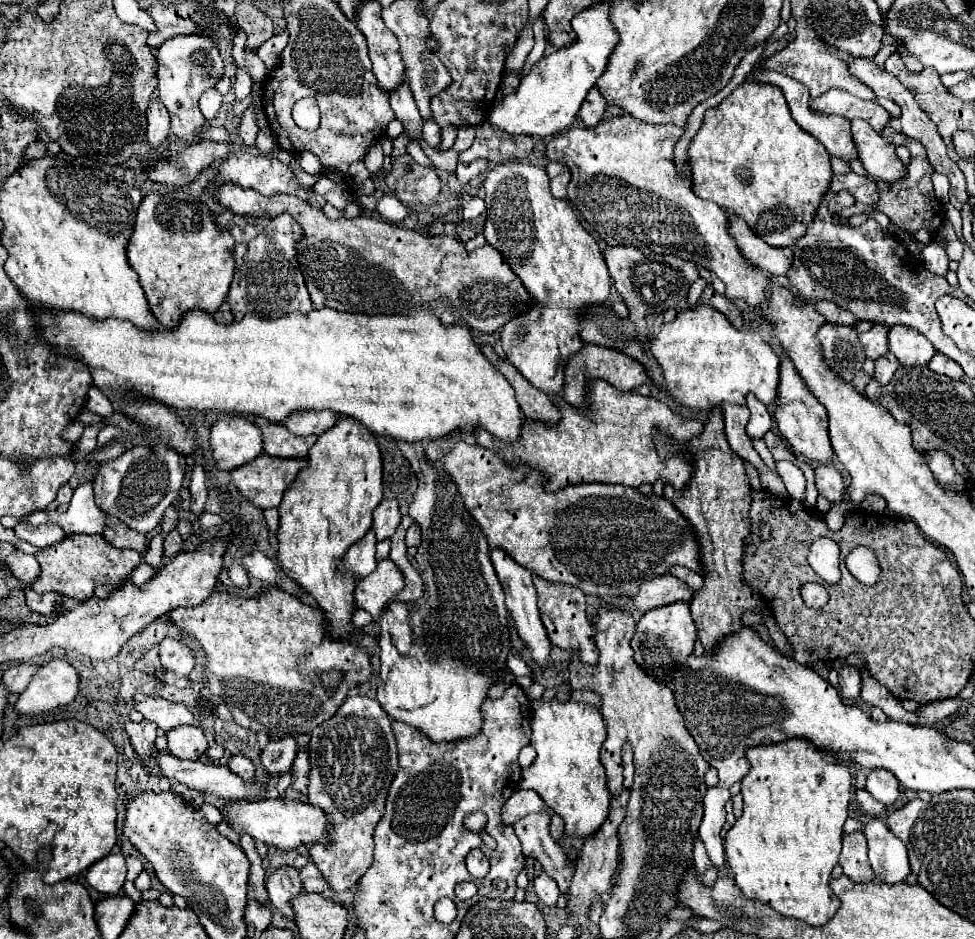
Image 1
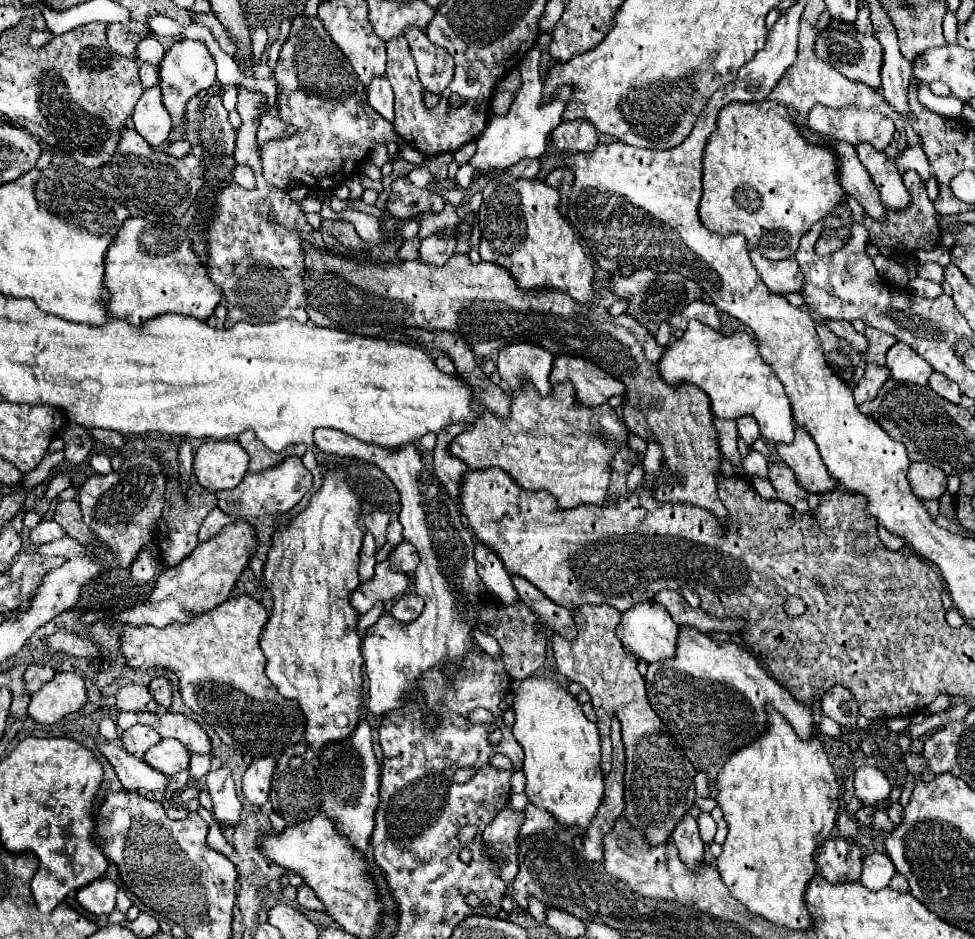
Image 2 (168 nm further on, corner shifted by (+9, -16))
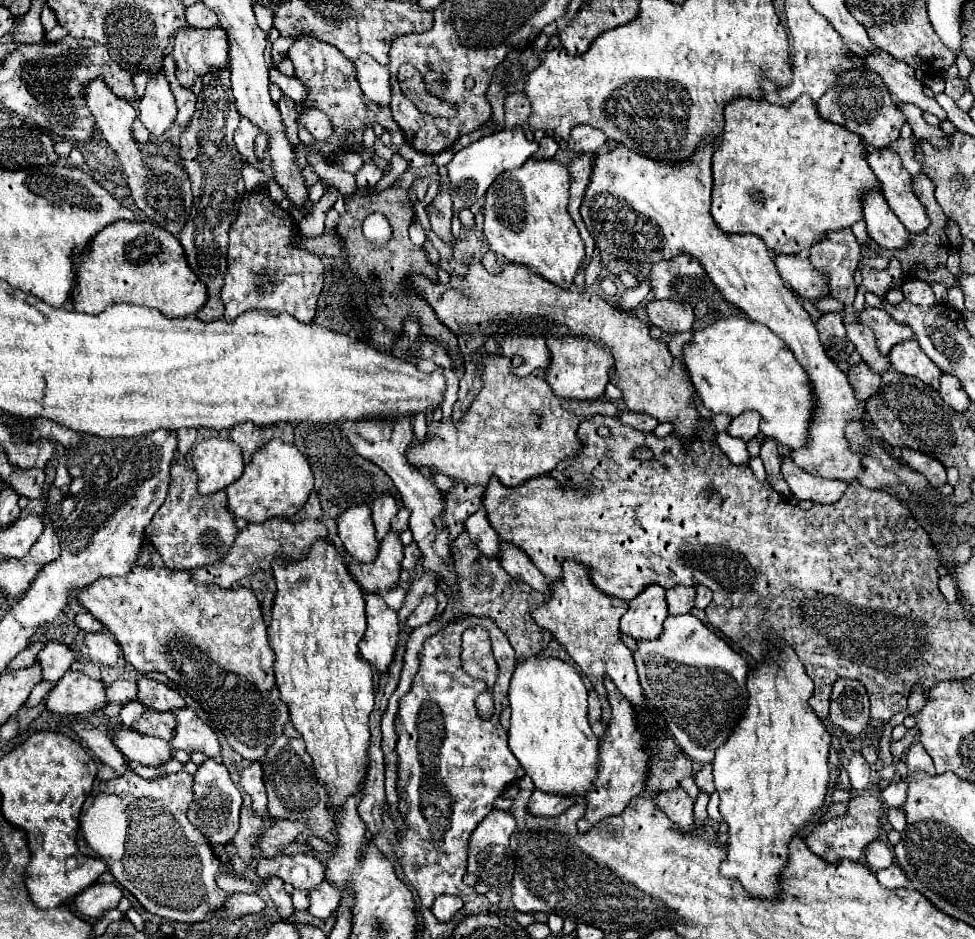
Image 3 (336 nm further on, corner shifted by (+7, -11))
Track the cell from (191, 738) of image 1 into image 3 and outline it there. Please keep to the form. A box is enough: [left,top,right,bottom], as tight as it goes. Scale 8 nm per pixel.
[112,727,172,767]

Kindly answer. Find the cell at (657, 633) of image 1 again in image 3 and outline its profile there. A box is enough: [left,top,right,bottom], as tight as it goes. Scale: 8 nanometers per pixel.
[620,585,670,641]

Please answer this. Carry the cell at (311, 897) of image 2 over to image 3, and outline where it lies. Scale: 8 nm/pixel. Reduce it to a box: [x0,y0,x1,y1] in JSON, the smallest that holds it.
[308,881,340,919]

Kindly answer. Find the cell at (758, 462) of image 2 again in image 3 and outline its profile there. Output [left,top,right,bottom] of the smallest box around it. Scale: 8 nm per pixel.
[716,433,750,465]

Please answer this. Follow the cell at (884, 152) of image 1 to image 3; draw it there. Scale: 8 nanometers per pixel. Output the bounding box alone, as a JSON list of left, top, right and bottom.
[866,147,928,233]

